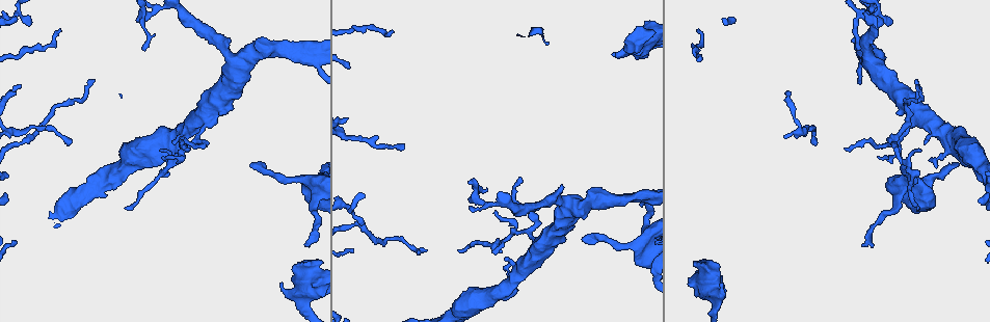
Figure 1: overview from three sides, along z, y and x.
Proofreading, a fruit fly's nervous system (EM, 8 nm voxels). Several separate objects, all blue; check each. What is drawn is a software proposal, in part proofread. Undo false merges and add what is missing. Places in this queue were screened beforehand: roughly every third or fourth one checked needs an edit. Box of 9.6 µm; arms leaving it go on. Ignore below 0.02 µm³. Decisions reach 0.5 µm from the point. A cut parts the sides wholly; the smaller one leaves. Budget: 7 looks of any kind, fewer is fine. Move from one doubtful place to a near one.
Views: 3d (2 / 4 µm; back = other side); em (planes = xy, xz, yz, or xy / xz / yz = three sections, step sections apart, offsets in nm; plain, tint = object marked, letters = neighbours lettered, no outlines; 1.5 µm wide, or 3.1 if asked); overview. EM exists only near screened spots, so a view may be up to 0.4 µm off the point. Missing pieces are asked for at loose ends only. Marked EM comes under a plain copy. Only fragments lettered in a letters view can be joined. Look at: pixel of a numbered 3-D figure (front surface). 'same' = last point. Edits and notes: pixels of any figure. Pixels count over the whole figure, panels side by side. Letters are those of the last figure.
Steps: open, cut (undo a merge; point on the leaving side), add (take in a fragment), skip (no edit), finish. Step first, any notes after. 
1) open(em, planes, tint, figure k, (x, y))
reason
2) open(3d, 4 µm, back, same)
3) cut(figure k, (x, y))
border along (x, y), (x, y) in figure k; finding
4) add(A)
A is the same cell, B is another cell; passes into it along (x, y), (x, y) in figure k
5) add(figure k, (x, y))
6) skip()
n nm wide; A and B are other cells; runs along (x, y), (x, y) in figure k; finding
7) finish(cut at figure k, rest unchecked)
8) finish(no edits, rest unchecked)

open(em, planes, letters, figure 1, (189, 150))
tapers out

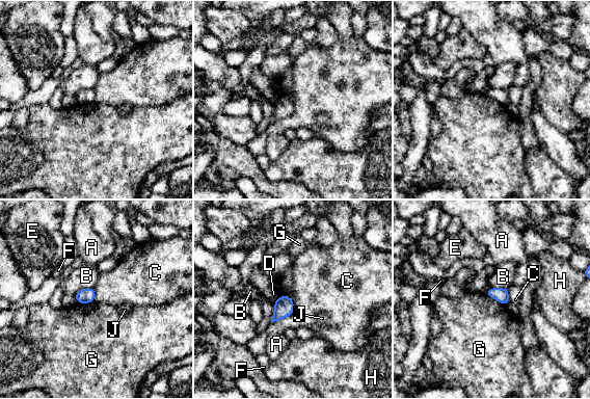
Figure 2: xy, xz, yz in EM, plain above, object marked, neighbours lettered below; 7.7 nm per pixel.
skip()
A, B, C, D, E, F, G, H and J are other cells; border along (486, 294), (506, 306) in figure 2; none of them fits

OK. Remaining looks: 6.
open(em, xy, step 8, letters, figure 1, (306, 244))
tapers out

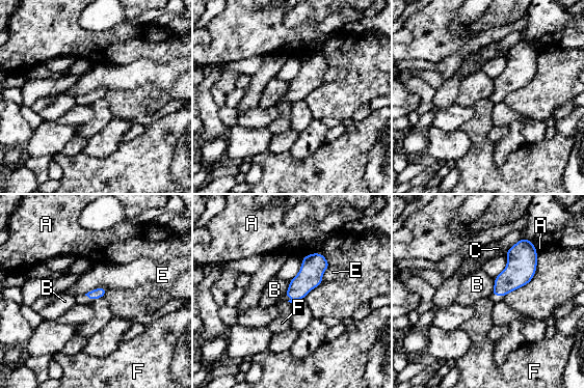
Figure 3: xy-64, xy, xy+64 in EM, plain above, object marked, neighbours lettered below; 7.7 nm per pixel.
skip()
A touches over 220 nm; A, B, C, E and F are other cells; none of them fits

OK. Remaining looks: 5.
open(em, planes, tint, figure 1, (228, 39))
an open end

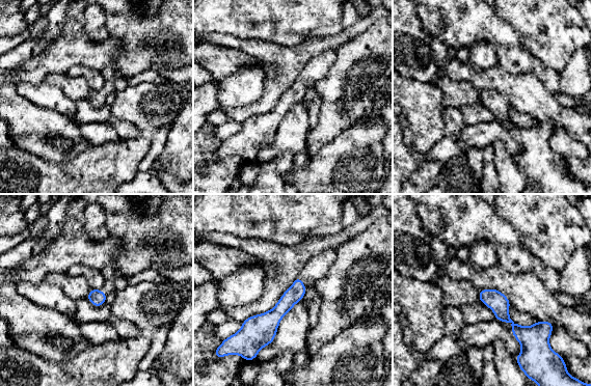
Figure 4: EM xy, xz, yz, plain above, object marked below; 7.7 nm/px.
open(em, planes, letters, same)
see the neighbours

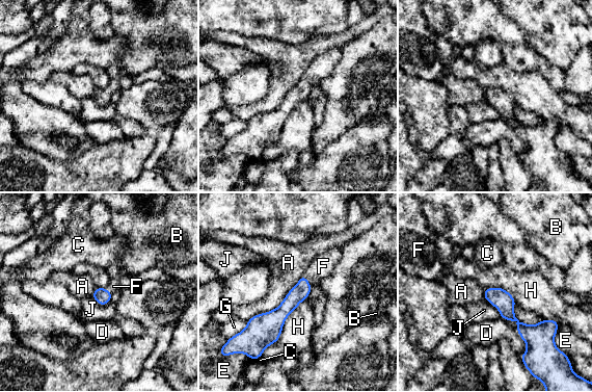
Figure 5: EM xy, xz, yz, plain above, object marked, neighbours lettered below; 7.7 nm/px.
add(figure 5, (323, 266))
130 nm wide; A touches over 550 nm; F is the same cell, A, B, C, D, E, G, H and J are other cells; it goes on there

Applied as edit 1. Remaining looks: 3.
finish(add at figure 5, rest unchecked)

